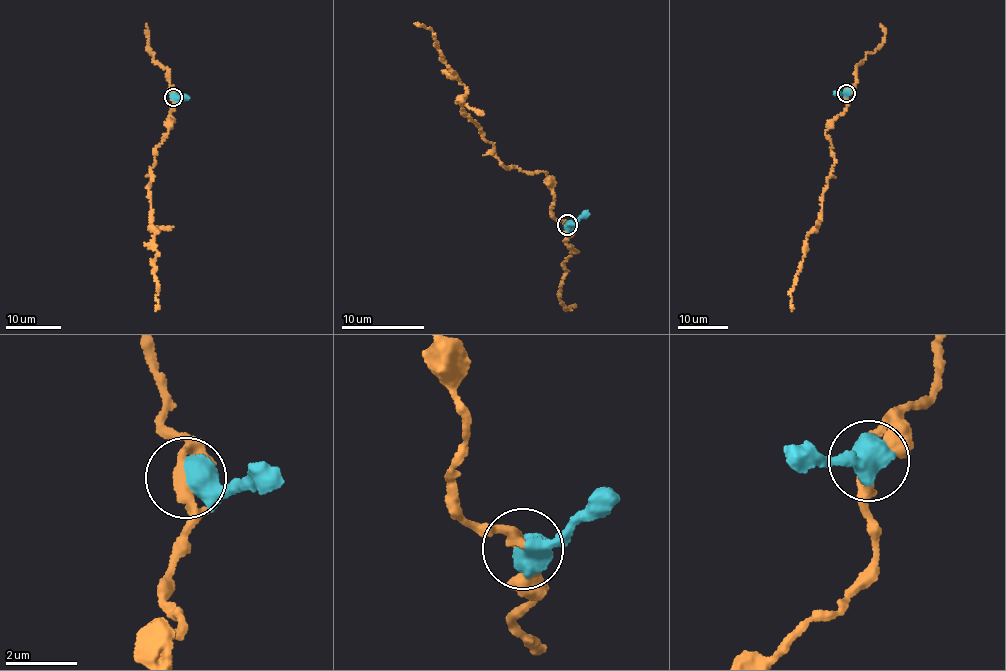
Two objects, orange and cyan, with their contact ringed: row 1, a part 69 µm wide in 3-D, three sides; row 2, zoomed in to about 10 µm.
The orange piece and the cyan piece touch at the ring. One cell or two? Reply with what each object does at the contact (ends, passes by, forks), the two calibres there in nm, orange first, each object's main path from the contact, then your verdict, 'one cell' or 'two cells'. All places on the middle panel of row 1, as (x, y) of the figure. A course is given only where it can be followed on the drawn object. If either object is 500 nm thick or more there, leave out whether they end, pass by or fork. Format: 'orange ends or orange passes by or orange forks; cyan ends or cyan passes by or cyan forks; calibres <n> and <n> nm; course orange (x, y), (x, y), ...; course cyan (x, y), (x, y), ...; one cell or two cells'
calibres 280 and 750 nm; course orange (566, 224), (552, 216), (545, 172), (502, 164), (461, 114), (464, 87), (431, 30), (414, 23); course cyan (566, 224), (578, 223), (580, 217), (589, 214); one cell

